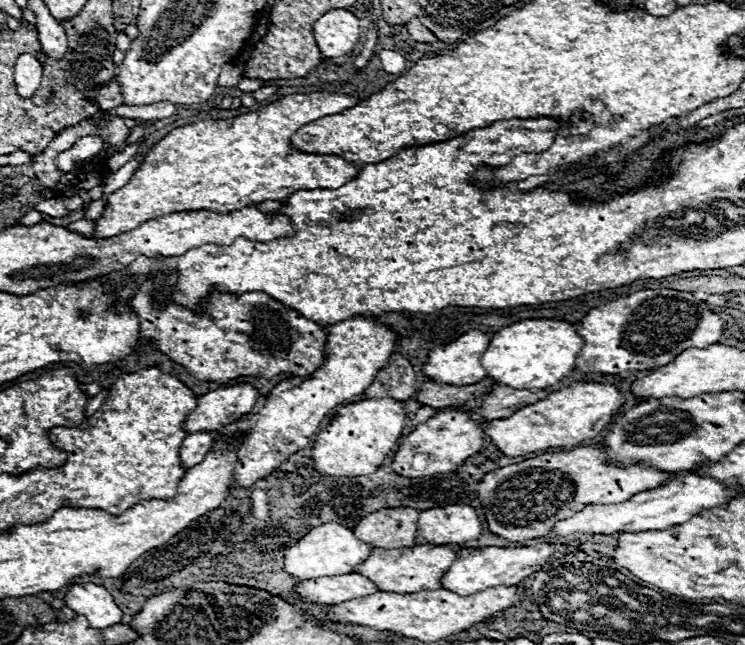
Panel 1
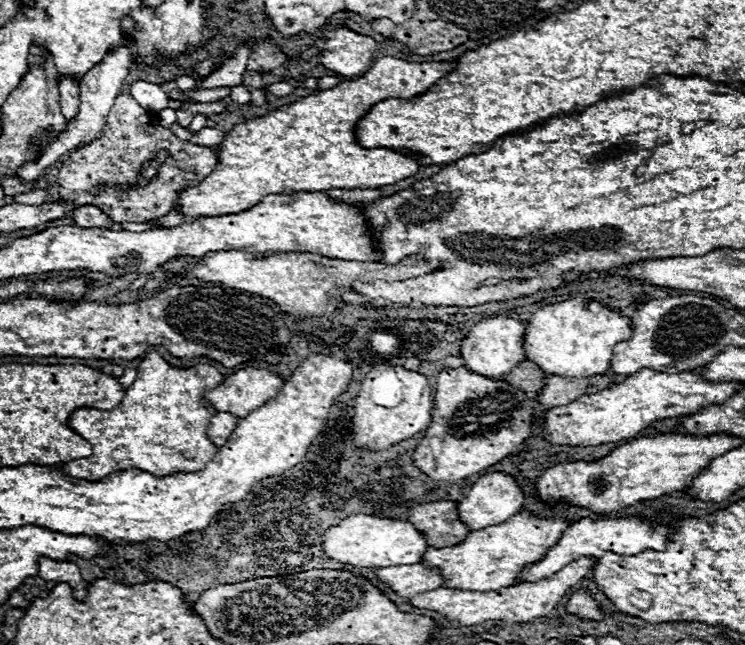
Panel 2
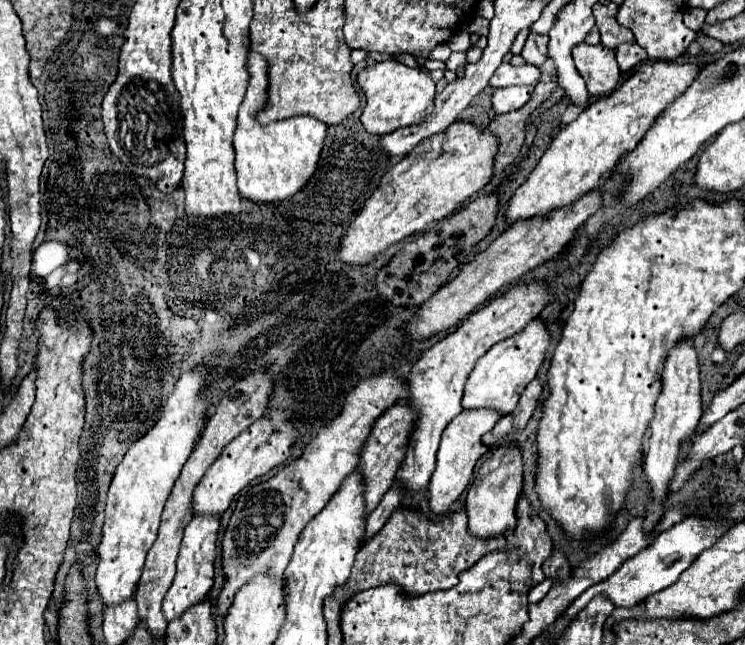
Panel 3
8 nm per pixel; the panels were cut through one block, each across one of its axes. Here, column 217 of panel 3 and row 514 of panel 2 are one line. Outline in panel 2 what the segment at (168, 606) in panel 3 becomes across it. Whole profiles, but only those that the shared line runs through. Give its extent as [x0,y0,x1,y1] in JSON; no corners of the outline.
[424,510,576,590]

